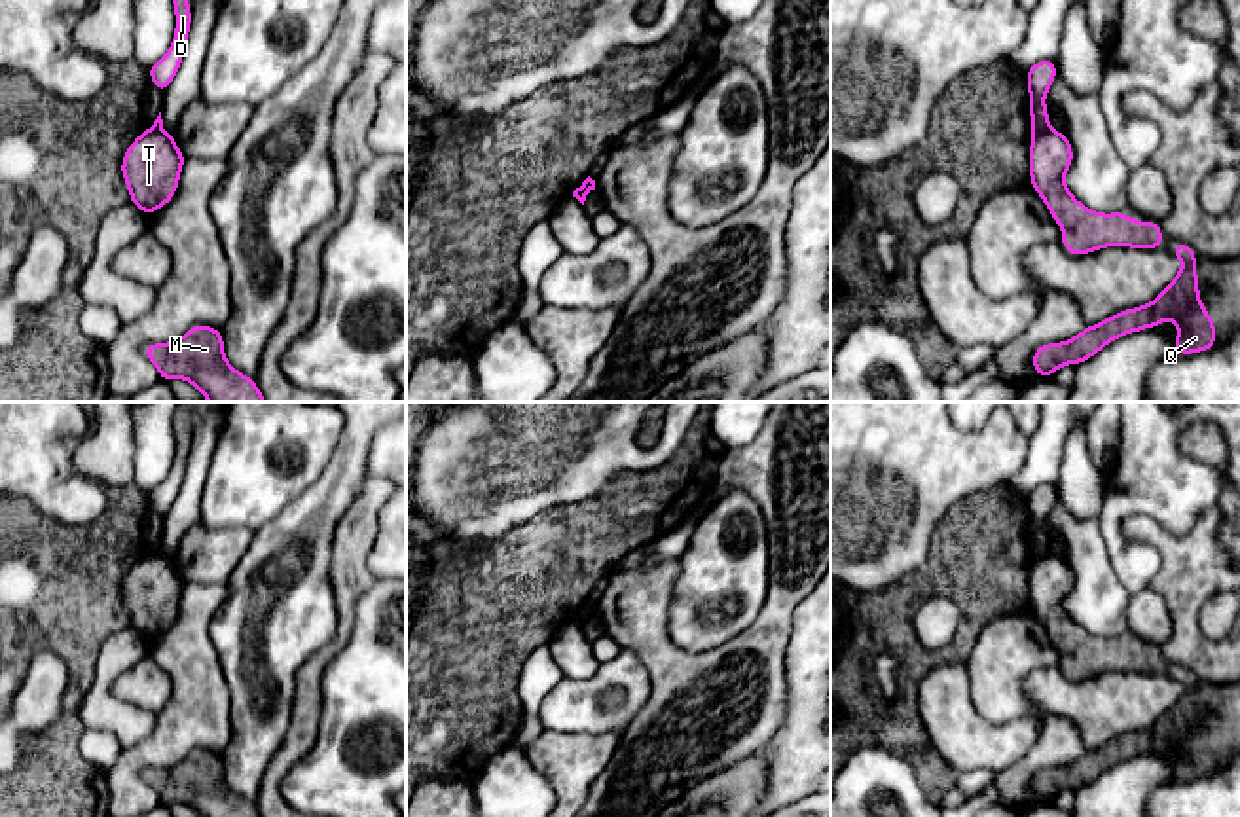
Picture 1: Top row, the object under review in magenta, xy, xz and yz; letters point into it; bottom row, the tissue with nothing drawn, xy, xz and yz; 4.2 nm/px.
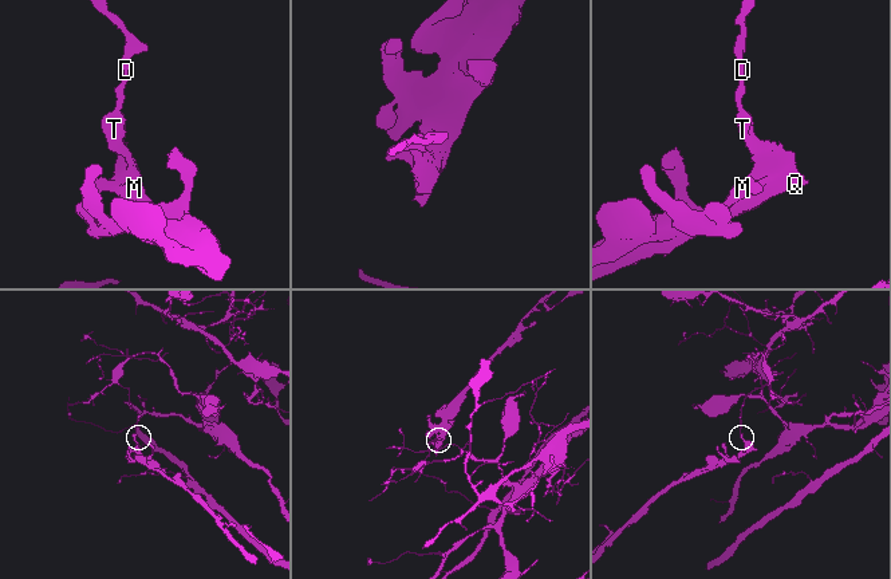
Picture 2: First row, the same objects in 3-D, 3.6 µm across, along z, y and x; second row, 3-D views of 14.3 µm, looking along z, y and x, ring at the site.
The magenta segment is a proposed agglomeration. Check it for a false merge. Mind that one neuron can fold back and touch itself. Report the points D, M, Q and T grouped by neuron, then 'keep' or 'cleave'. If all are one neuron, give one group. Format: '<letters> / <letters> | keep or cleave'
D / M Q T | cleave

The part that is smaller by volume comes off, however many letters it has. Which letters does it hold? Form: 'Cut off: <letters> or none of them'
Cut off: M, Q, T

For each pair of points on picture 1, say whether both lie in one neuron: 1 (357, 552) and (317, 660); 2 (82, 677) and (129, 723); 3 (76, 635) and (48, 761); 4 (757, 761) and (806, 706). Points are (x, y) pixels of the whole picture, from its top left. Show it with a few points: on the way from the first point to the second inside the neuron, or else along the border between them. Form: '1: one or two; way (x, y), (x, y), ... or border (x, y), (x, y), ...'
1: one; way (349, 579), (344, 634)
2: two; border (105, 643), (93, 683), (78, 708), (82, 726)
3: one; way (76, 666), (76, 689), (67, 730)
4: two; border (768, 745), (768, 781), (761, 795)

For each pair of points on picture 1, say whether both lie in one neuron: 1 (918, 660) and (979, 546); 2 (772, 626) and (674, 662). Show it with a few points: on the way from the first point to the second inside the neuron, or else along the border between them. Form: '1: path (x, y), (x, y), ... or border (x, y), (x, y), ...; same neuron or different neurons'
1: path (952, 651), (966, 637), (979, 605), (979, 580); same neuron
2: path (747, 647), (729, 649), (713, 662), (698, 662); same neuron

